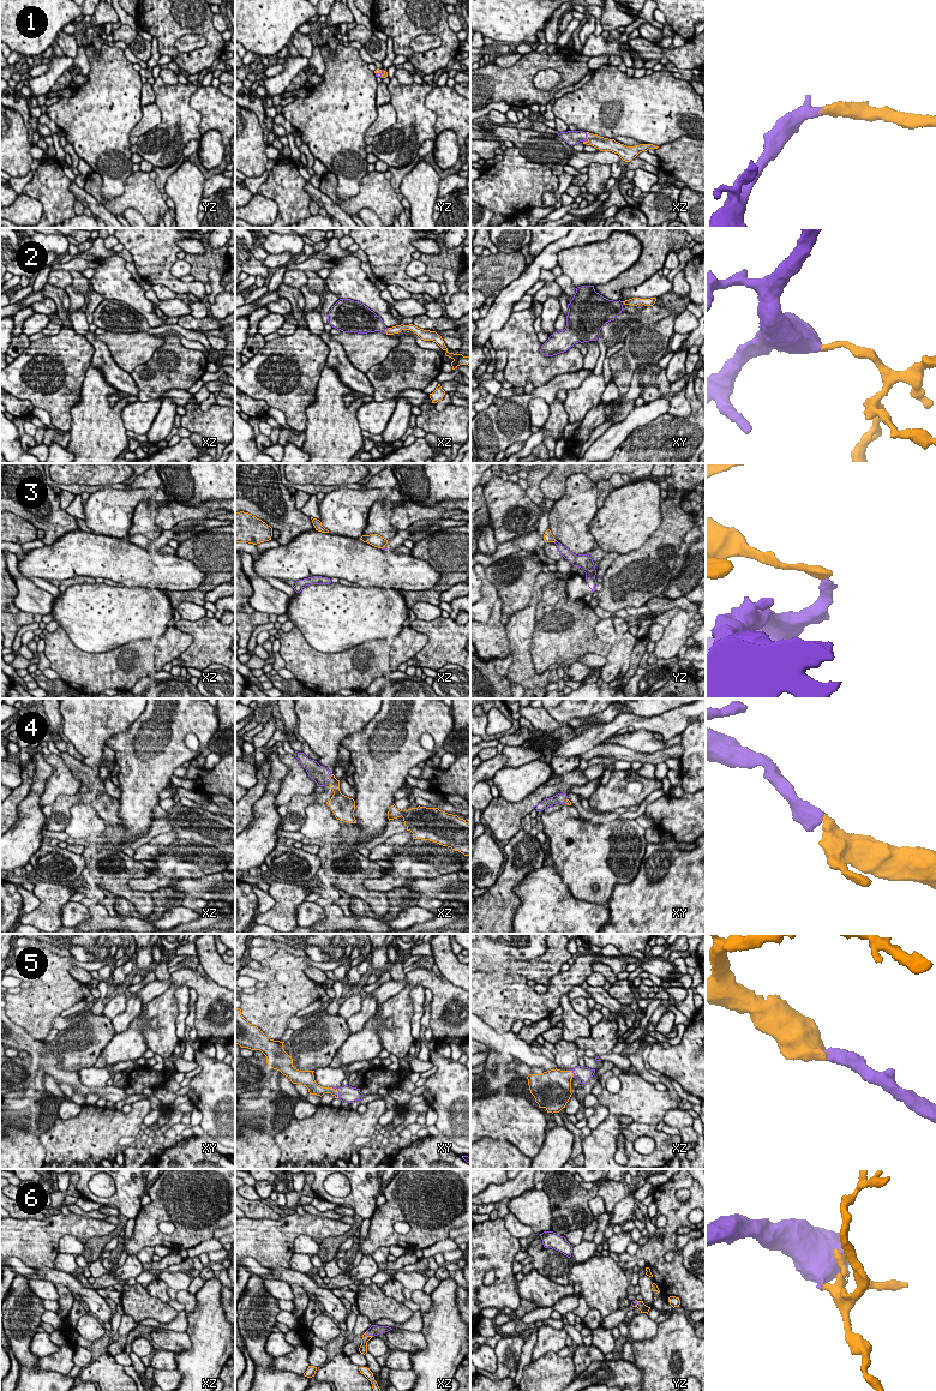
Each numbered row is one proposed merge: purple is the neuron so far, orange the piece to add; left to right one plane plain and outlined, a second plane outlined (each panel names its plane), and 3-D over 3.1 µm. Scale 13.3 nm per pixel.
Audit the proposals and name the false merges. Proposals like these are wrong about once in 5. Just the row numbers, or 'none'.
3

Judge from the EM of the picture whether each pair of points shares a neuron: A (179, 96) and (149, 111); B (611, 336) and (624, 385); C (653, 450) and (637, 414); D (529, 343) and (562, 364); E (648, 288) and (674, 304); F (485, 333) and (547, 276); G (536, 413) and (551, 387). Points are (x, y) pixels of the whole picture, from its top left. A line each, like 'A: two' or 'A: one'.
A: two
B: two
C: two
D: one
E: two
F: two
G: two

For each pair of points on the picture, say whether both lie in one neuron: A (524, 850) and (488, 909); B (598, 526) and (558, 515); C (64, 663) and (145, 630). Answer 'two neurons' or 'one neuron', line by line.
A: one neuron
B: two neurons
C: two neurons

